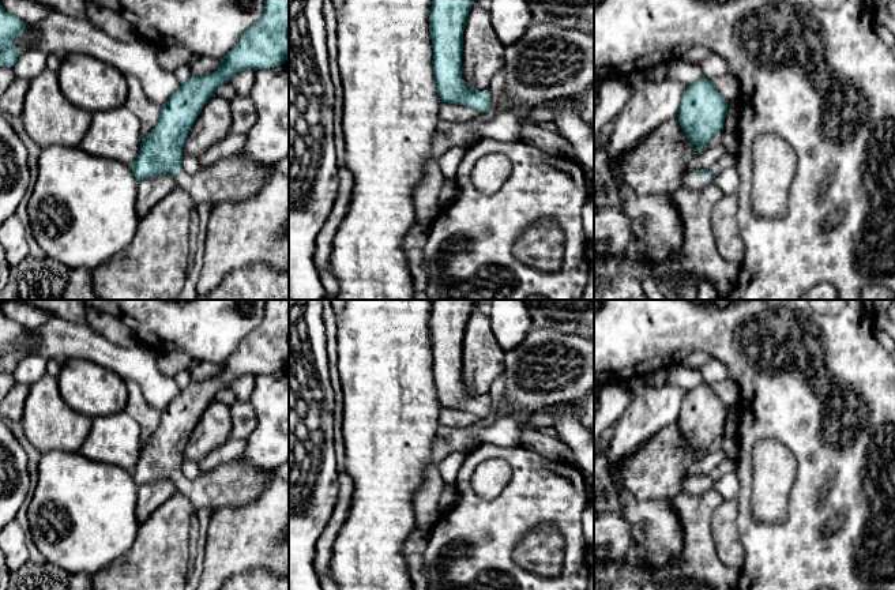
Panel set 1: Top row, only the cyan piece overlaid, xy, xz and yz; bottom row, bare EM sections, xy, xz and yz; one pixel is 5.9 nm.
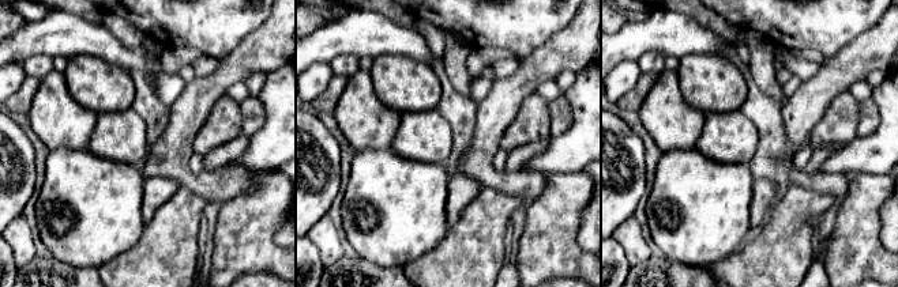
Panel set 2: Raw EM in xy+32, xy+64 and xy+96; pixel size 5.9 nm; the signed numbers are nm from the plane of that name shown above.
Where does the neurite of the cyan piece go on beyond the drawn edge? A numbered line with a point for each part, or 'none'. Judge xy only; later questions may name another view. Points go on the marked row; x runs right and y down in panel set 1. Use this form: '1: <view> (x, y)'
1: xy (236, 177)

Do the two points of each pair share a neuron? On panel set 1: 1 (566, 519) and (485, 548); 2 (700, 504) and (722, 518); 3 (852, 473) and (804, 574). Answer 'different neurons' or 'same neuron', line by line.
1: same neuron
2: different neurons
3: same neuron

